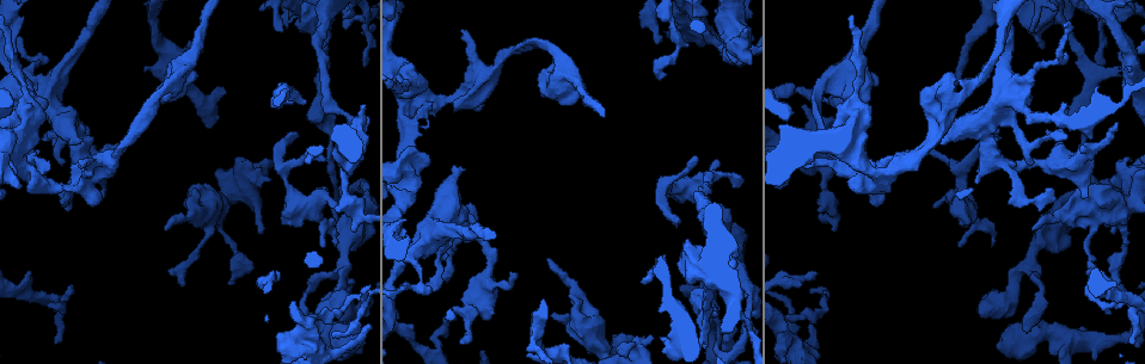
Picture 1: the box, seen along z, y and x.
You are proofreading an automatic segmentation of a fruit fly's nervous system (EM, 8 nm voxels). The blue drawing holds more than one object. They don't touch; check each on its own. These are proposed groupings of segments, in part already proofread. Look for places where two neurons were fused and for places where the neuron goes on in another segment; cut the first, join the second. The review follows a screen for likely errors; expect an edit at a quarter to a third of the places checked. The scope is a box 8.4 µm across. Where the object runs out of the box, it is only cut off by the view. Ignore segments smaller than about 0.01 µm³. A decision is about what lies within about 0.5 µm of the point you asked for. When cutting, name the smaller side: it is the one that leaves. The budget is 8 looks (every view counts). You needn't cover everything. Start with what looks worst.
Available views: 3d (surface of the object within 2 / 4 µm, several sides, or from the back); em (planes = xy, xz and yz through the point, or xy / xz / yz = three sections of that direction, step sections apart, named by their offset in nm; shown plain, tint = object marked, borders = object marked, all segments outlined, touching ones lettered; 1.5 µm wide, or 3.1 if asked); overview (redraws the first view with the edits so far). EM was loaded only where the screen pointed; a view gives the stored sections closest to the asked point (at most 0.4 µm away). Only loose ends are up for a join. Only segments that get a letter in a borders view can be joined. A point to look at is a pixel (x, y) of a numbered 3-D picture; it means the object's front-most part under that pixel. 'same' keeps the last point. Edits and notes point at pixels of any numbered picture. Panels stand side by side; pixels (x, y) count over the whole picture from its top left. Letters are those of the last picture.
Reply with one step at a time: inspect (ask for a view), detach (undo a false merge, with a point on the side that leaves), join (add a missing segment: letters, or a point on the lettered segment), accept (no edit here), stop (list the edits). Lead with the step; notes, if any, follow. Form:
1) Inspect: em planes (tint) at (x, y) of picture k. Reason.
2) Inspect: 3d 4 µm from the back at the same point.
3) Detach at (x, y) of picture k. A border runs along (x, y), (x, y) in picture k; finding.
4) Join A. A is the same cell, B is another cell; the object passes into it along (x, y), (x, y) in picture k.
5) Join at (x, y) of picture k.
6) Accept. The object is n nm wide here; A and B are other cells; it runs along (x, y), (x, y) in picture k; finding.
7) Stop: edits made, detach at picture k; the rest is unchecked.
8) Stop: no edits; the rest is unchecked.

Inspect: em xy step 4 (borders) at (1000, 136) of picture 1. Branch stops here.

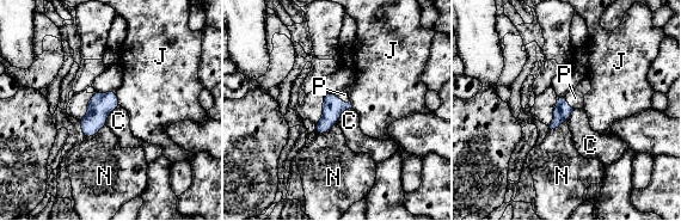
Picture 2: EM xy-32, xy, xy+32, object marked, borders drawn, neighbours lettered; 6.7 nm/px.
Join P. P is the same cell, C, J and N are other cells; the object passes into it along (332, 108), (341, 99), (344, 94) in picture 2; the neuron continues.

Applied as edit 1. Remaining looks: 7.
Inspect: em planes (borders) at (702, 347) of picture 1. An open end.

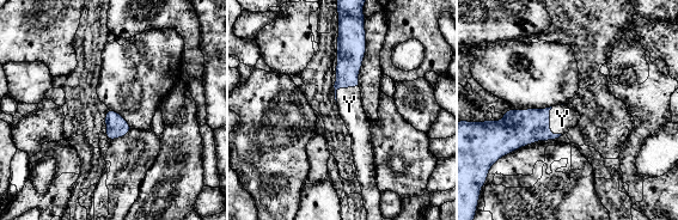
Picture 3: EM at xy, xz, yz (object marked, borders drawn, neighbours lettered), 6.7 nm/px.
Join Y. The longest contact is with Y, 200 nm; Y is the same cell; the neuron continues.

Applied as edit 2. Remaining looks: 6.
Inspect: overview. Redraw.

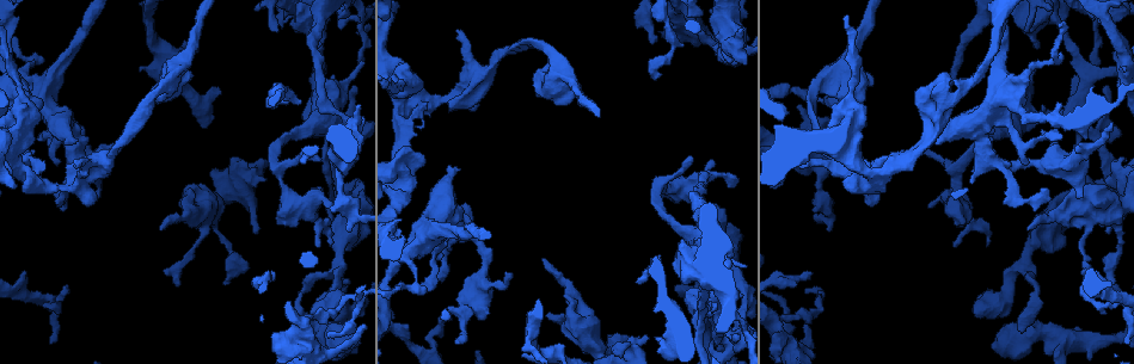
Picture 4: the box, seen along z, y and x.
Inspect: em planes (borders) at (660, 75) of picture 4. Free end.

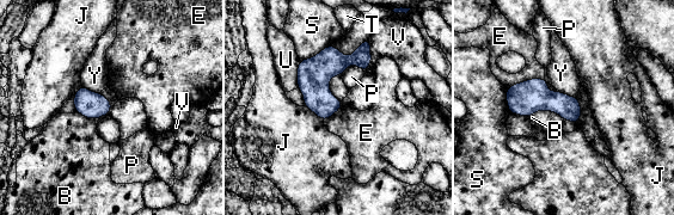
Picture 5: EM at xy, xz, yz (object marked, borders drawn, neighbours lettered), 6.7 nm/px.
Accept. B, E, J, P, S, T, U, V and Y are other cells; a border runs along (544, 78), (522, 80), (507, 88) in picture 5; none of them fits.

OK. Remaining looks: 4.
Stop: edits made, join at picture 2, join at picture 3; the rest is unchecked.

